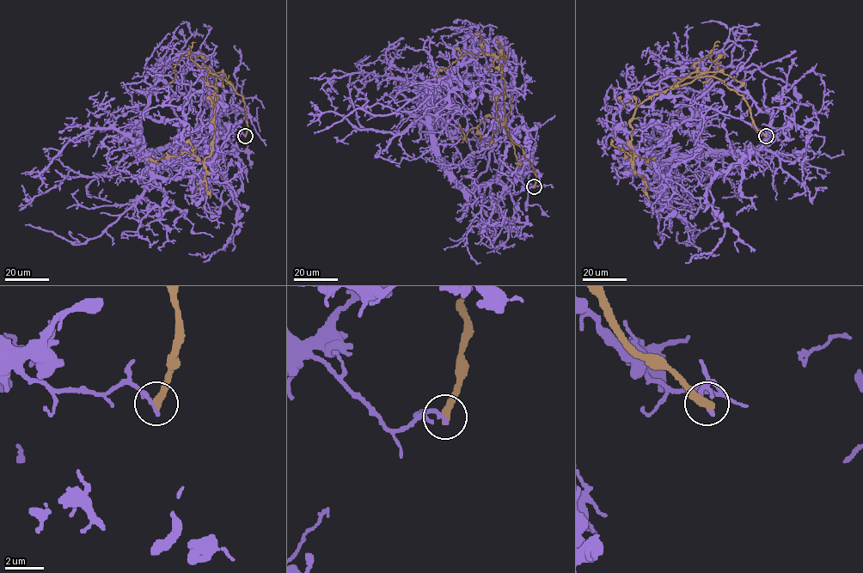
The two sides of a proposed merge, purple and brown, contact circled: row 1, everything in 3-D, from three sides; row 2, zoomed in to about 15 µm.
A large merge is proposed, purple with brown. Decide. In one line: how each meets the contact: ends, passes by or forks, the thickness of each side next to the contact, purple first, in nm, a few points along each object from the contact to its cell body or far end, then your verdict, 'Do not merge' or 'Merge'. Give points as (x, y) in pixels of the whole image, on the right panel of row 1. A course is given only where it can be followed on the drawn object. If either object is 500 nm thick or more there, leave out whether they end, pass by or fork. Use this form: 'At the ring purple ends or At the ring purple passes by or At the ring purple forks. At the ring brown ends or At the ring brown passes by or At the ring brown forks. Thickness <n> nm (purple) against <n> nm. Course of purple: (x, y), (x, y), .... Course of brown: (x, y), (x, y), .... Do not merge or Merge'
At the ring purple ends. At the ring brown ends. Thickness 280 nm (purple) against 460 nm. Course of purple: (766, 136), (762, 147), (644, 161), (615, 137), (613, 114), (625, 91), (657, 74), (672, 78), (659, 57). Course of brown: (766, 136), (743, 97), (713, 76), (695, 78), (636, 108), (633, 161), (629, 155), (656, 161). Do not merge

